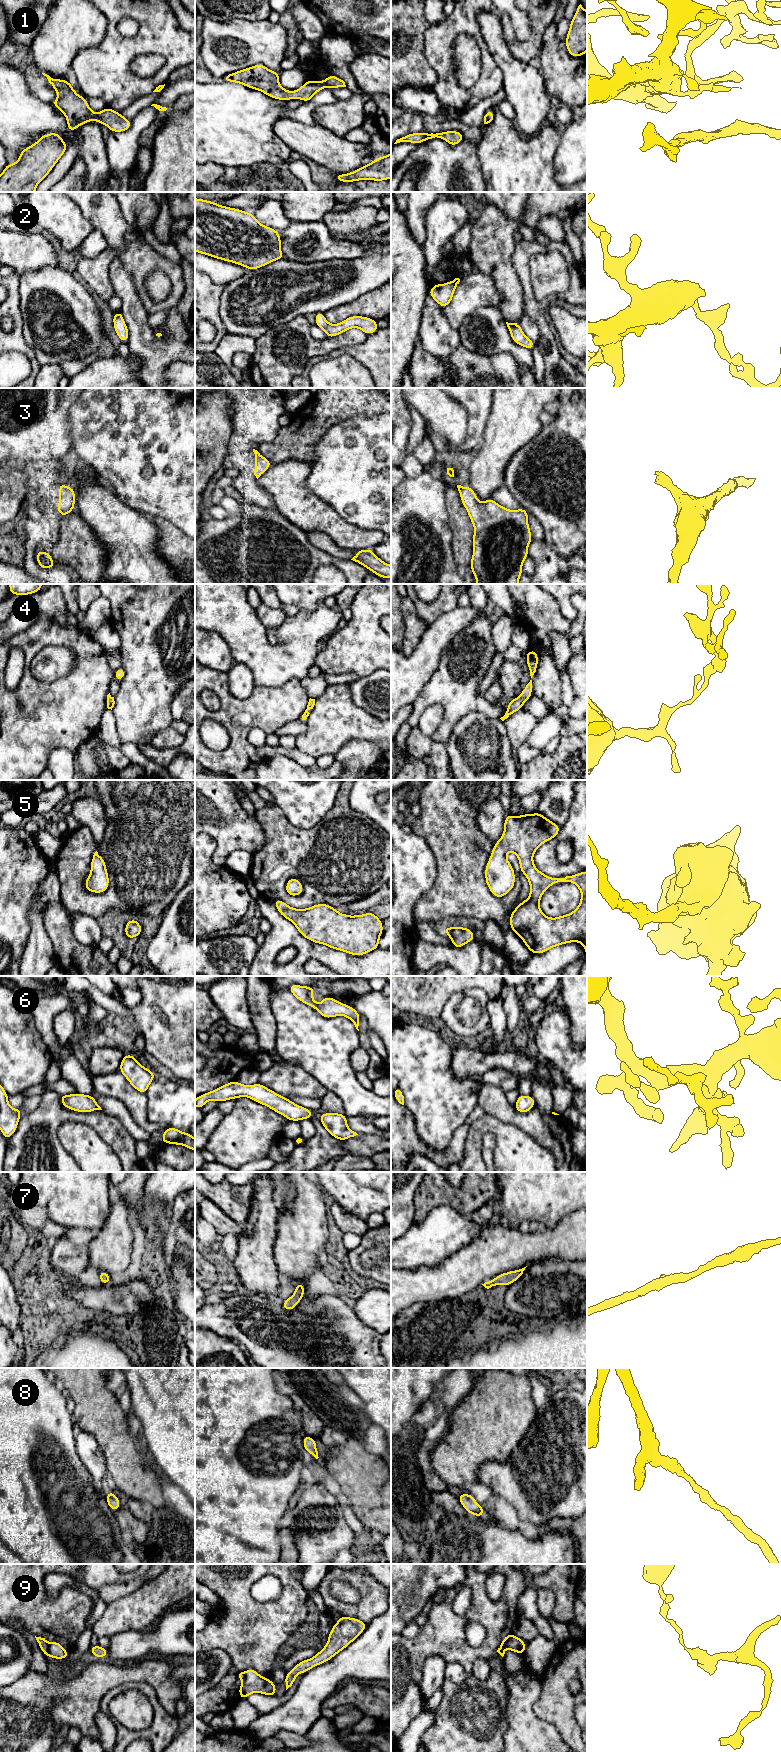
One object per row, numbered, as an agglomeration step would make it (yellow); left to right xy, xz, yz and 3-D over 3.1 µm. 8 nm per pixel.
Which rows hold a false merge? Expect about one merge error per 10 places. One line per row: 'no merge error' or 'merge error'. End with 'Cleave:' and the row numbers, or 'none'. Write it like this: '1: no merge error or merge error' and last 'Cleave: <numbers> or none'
1: no merge error
2: no merge error
3: no merge error
4: no merge error
5: no merge error
6: no merge error
7: no merge error
8: no merge error
9: merge error
Cleave: 9

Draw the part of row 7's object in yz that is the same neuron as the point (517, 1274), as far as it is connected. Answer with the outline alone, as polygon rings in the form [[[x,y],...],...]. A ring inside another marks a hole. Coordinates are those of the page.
[[[526,1267],[519,1269],[519,1270],[513,1270],[510,1272],[502,1273],[496,1276],[491,1281],[485,1282],[482,1285],[487,1289],[496,1285],[509,1286],[510,1284],[512,1284],[514,1281],[517,1281],[521,1277]]]

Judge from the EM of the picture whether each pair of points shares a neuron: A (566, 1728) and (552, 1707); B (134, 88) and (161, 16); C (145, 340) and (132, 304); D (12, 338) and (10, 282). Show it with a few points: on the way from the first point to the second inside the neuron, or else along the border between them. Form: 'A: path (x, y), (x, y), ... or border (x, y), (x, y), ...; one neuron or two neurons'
A: path (565, 1723), (557, 1712); one neuron
B: path (125, 70), (125, 57), (148, 34); one neuron
C: path (140, 331), (134, 313); one neuron
D: path (17, 324), (17, 317), (12, 309), (12, 296); one neuron

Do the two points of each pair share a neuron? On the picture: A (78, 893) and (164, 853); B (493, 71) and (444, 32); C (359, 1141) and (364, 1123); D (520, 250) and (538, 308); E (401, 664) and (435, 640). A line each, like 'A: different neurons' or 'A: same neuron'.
A: same neuron
B: same neuron
C: different neurons
D: same neuron
E: same neuron

